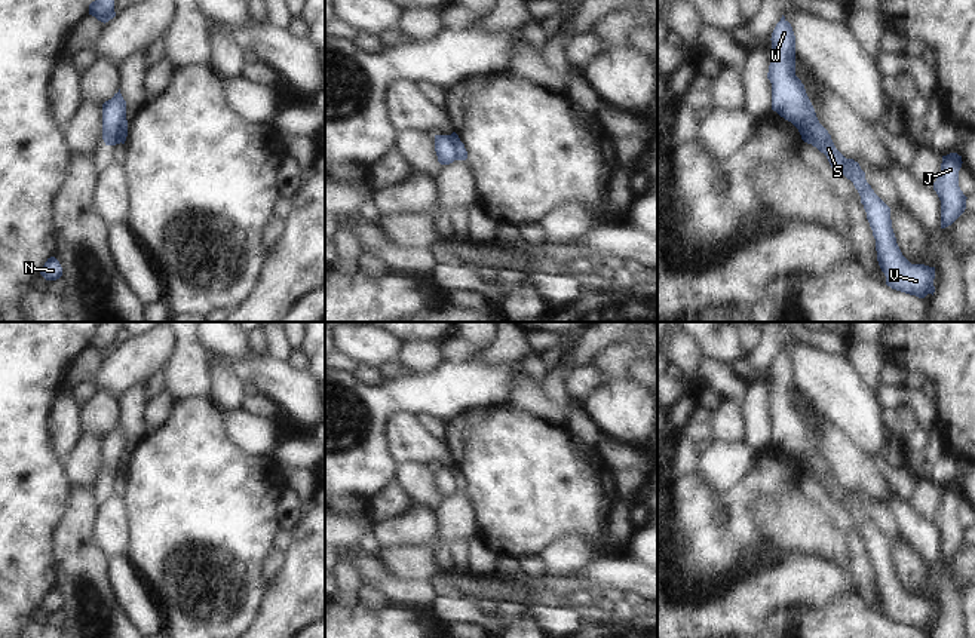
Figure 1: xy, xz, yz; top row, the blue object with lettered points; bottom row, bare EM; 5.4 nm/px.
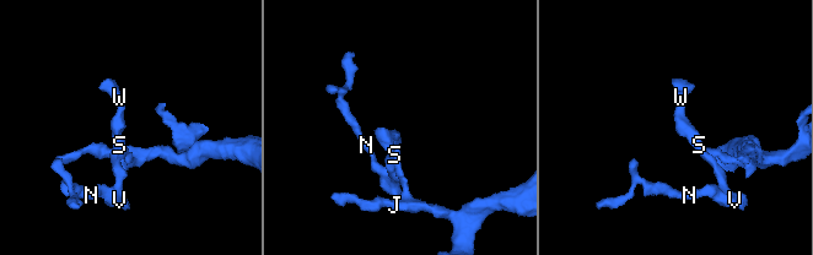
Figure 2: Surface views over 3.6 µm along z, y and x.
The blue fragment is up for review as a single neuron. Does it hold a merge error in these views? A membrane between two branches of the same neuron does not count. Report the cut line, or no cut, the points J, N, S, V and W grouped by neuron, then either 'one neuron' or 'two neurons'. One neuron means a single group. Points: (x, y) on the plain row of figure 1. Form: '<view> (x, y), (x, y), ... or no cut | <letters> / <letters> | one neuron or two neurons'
xz (450, 468), (456, 491) | J / N S V W | two neurons

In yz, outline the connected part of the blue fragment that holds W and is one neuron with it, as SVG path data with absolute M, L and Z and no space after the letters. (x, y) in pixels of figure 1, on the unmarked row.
M784 347L770 372L772 395L767 411L772 415L772 442L797 461L812 466L816 472L809 472L807 476L824 485L833 501L840 503L846 490L836 481L831 467L819 456L804 417L795 408L795 368Z

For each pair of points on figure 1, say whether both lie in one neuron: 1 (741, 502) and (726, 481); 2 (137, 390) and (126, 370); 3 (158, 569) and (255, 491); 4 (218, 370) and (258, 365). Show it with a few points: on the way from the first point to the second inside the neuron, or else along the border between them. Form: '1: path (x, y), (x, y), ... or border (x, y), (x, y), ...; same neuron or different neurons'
1: border (754, 463), (724, 494), (717, 493), (699, 477); different neurons
2: border (143, 383), (134, 383), (116, 396); different neurons
3: path (181, 546), (232, 496); same neuron
4: border (221, 358), (241, 383); different neurons

